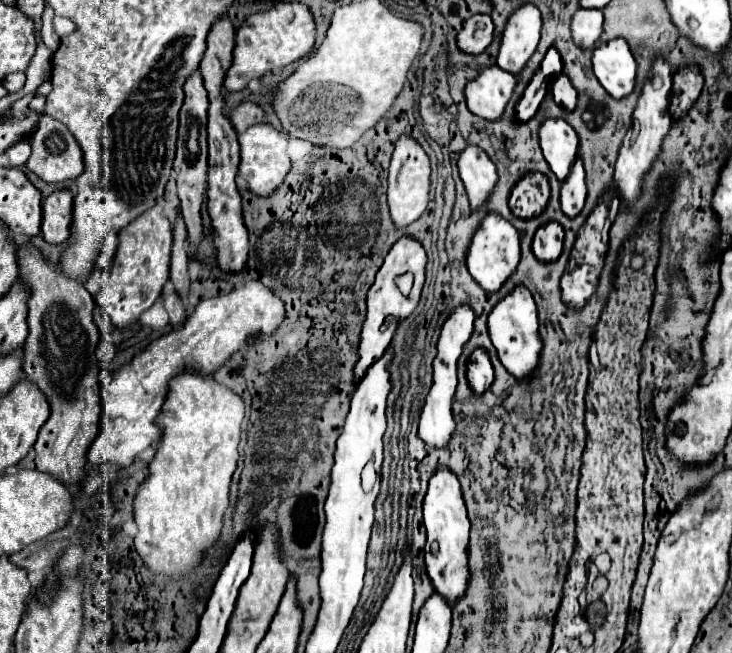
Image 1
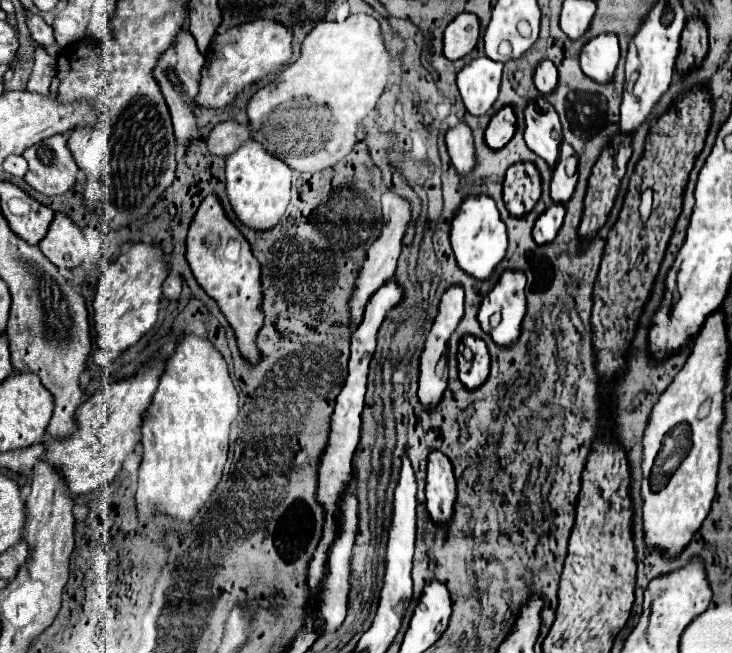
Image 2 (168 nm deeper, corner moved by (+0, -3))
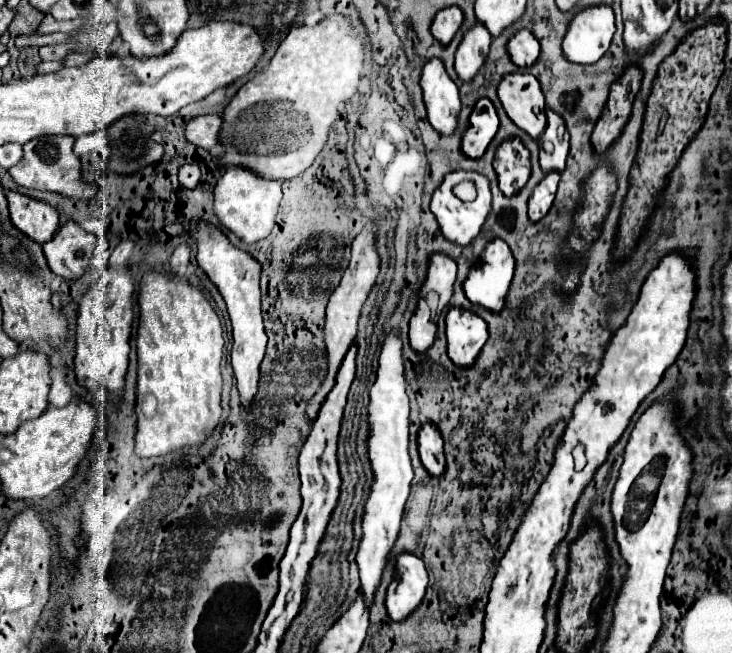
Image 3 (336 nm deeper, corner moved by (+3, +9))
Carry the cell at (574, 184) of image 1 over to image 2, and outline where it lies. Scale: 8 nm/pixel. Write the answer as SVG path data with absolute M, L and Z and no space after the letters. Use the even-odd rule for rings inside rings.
M562 142L560 156L556 166L552 168L552 180L550 180L550 196L558 204L566 204L570 196L574 194L576 180L578 180L578 158L574 154L574 148L568 142Z

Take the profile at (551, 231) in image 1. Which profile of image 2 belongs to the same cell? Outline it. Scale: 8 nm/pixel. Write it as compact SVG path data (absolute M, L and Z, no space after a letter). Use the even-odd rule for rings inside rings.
M552 204L534 224L536 244L552 242L558 234L558 228L562 226L562 220L564 220L564 206L562 204Z

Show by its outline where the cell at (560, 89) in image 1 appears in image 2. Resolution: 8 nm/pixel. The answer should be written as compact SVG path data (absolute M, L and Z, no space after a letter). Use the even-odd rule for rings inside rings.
M542 60L534 70L534 86L540 94L552 92L554 84L558 84L558 72L550 60Z

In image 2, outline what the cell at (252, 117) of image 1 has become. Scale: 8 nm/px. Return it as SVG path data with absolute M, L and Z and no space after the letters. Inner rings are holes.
M228 120L228 122L216 124L210 130L210 134L206 138L206 146L208 146L210 154L214 154L214 156L230 156L246 140L250 140L250 130L234 120Z

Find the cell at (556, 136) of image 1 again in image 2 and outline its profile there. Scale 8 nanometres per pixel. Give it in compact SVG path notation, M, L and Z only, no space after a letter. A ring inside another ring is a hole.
M544 96L528 100L524 110L524 124L526 146L540 158L544 158L550 168L554 168L554 162L558 162L558 148L562 144L562 136L554 136L552 132L562 132L562 128L552 104L548 104Z

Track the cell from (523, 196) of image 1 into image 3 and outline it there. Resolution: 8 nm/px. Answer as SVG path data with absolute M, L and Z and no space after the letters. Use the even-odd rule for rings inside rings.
M519 138L505 140L495 154L495 172L499 176L499 188L505 196L515 196L531 176L529 150Z

